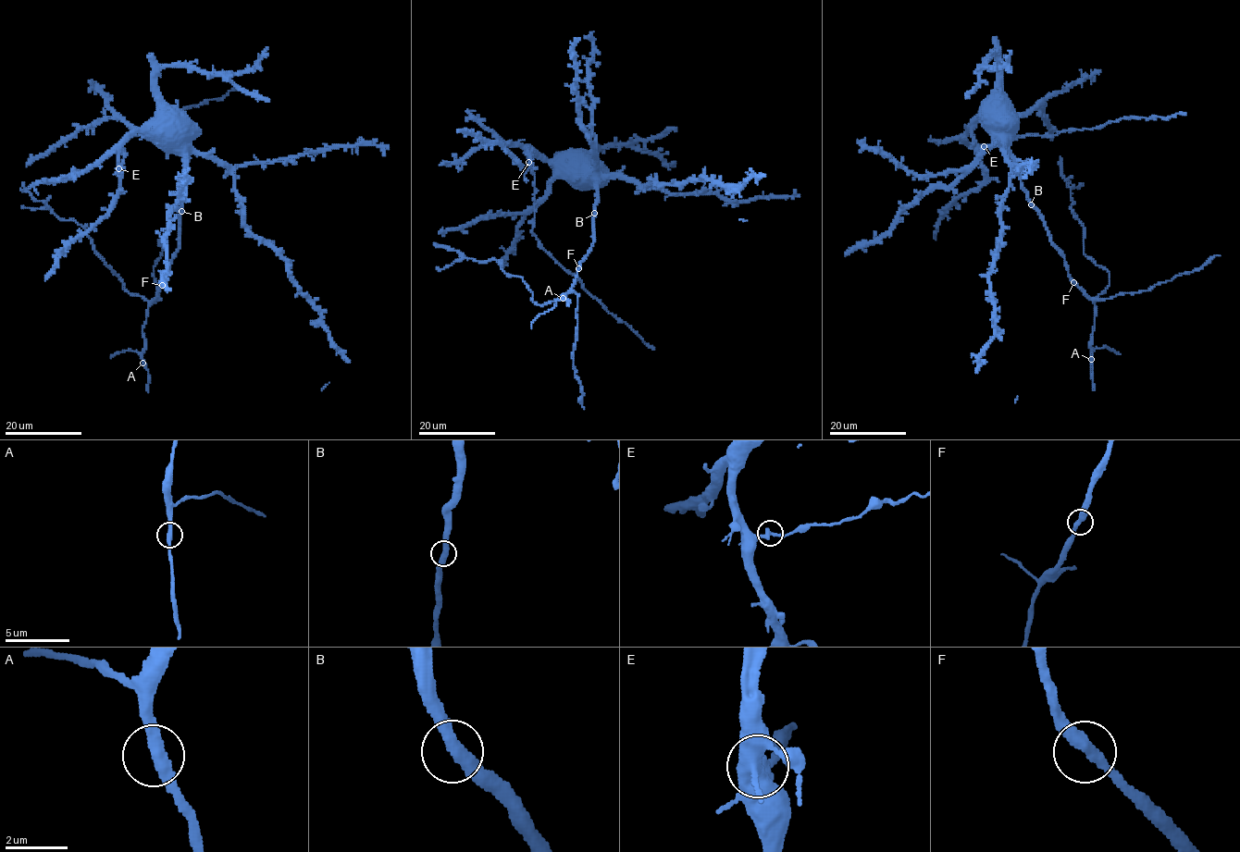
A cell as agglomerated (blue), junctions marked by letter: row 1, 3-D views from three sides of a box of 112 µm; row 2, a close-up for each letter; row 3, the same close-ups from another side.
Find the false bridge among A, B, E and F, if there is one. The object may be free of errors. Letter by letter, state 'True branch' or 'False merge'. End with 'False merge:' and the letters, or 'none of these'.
A: True branch
B: True branch
E: False merge
F: True branch
False merge: E

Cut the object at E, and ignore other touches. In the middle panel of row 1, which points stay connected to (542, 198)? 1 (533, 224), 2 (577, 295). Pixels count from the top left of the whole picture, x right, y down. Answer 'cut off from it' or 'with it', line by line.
1: cut off from it
2: with it

